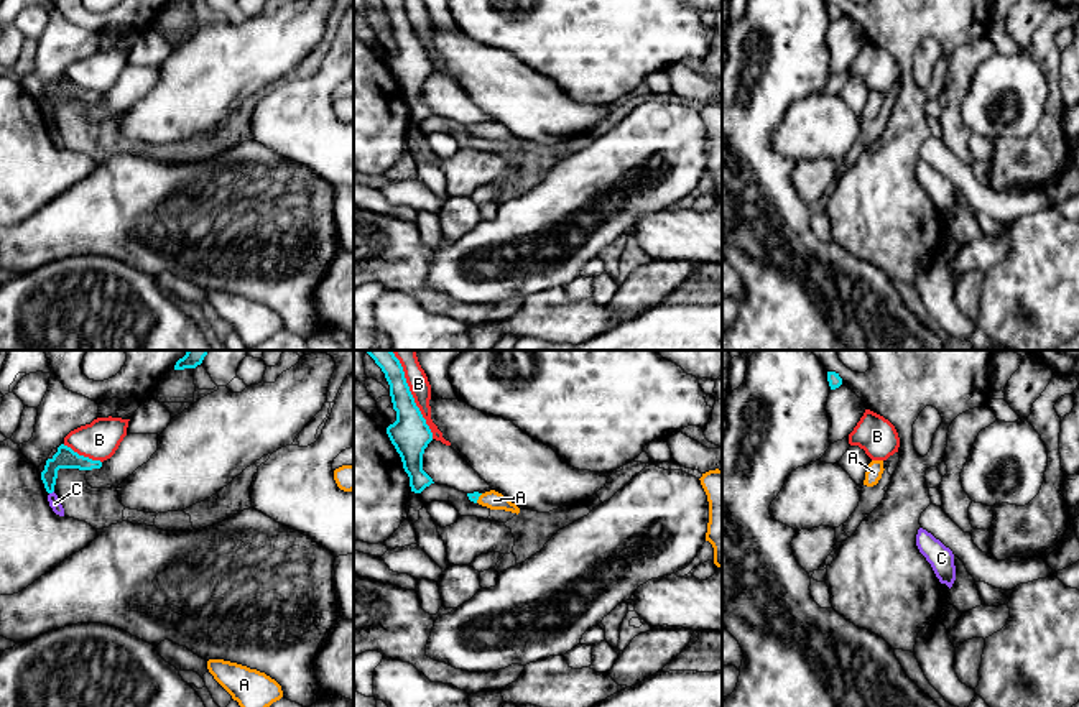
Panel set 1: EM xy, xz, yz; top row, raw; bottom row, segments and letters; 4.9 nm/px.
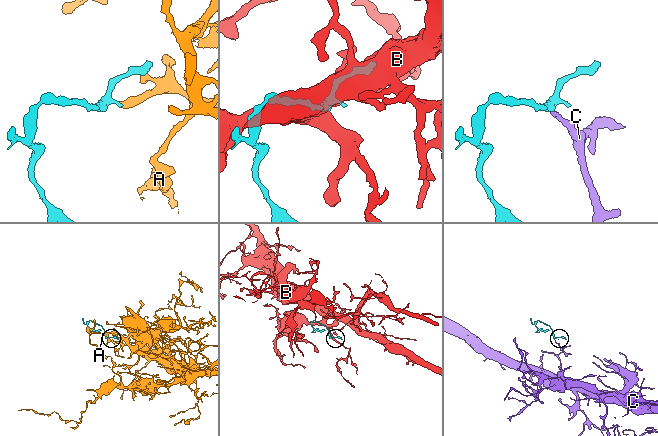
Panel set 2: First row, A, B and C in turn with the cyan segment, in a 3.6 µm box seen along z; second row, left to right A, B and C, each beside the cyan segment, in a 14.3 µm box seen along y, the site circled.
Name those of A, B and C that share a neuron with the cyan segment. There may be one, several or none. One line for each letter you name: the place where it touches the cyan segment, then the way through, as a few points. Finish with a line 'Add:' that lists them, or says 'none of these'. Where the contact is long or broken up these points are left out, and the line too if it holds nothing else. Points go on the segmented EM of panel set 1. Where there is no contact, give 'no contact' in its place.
A: xz (477, 499) | across xz (472, 497), (477, 499), (494, 500)
Add: A

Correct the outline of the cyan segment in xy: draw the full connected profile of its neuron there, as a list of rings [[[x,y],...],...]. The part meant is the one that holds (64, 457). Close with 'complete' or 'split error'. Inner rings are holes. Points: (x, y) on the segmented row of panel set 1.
[[[61,444],[58,447],[58,452],[46,460],[44,470],[41,472],[41,480],[44,483],[46,492],[53,493],[59,469],[92,470],[100,467],[100,460],[92,460],[89,457],[79,455],[71,447]]]; complete

